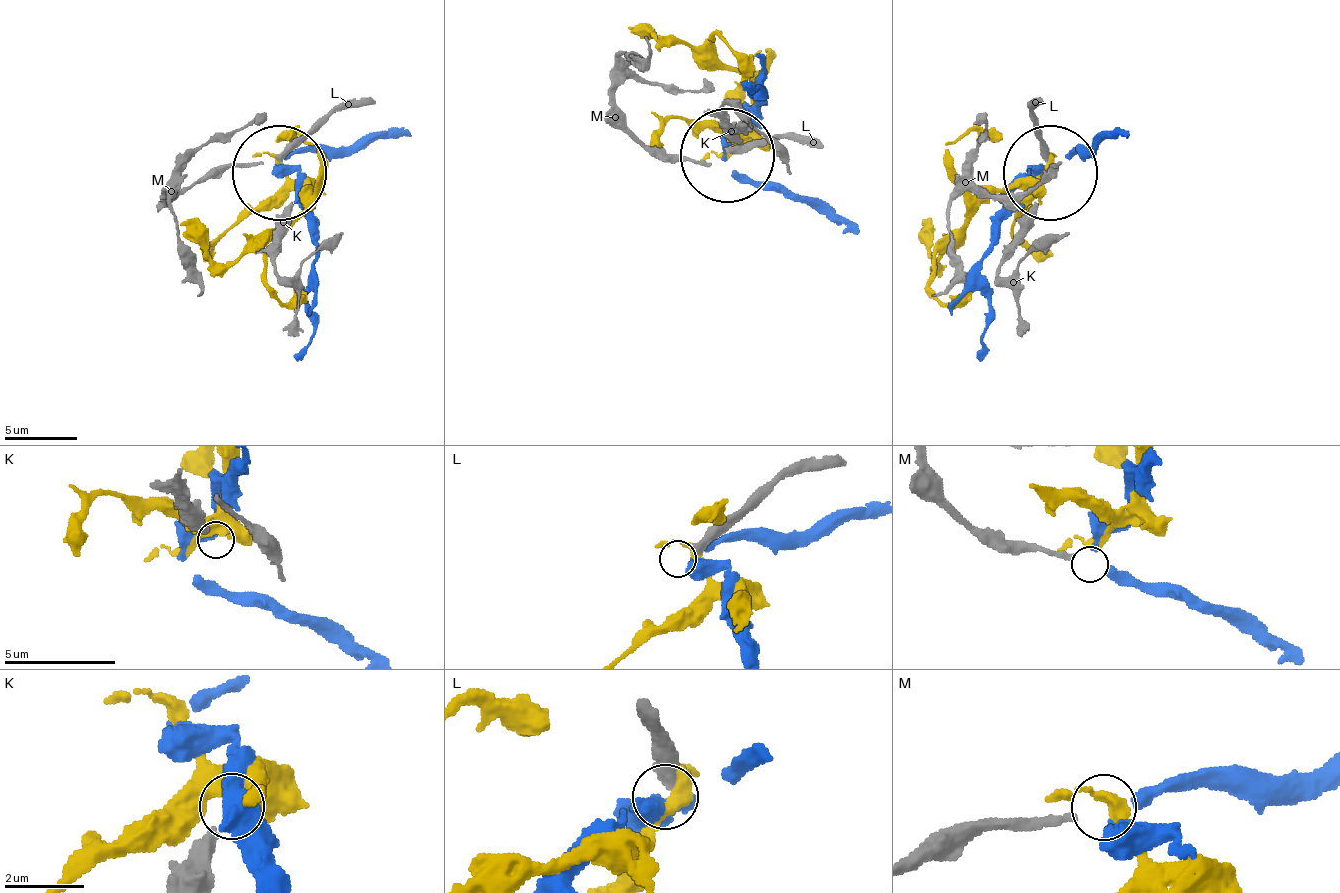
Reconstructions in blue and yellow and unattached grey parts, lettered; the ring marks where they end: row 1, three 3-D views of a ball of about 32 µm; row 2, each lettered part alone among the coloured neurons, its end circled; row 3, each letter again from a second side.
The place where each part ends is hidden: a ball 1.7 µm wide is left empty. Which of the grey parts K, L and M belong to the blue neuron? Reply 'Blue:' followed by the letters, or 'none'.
Blue: M

